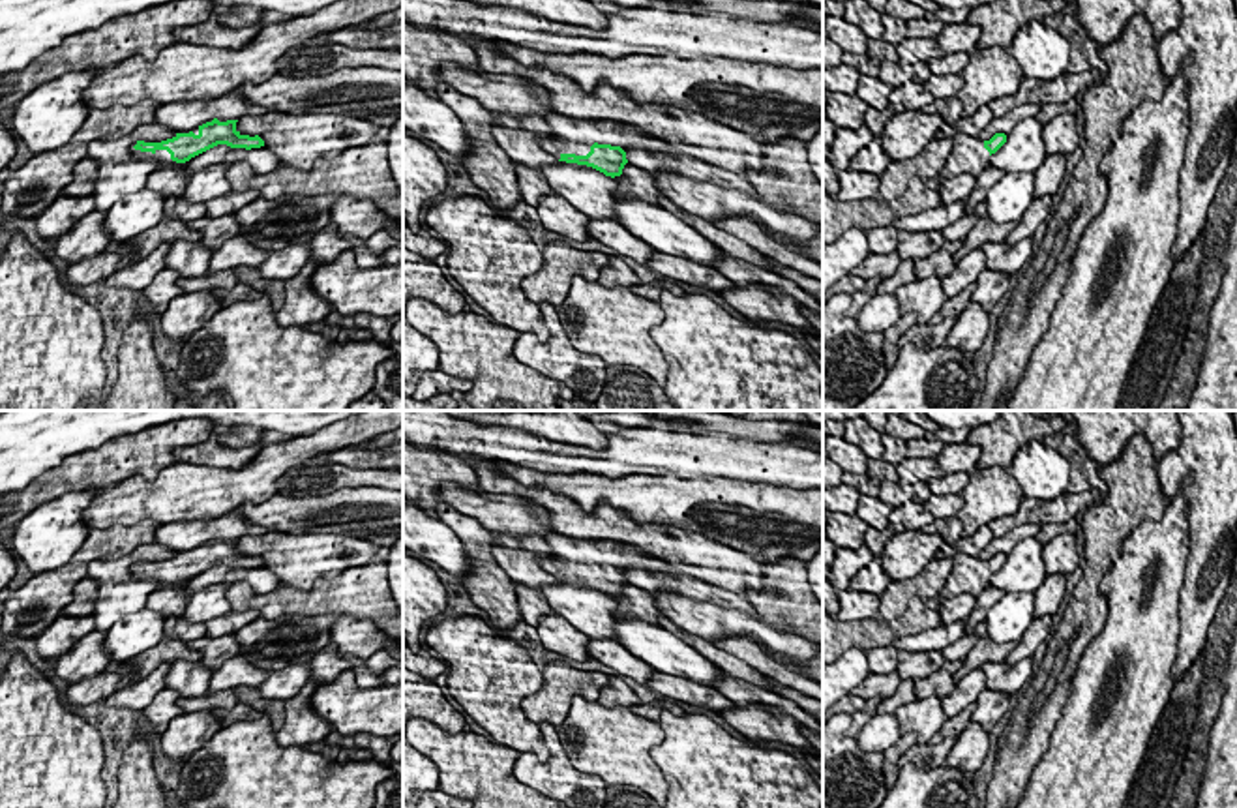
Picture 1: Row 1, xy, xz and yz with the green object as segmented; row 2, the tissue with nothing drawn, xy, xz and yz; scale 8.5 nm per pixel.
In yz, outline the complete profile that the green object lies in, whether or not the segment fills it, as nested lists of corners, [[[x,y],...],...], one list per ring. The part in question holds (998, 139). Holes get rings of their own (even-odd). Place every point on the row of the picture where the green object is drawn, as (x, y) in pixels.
[[[956,133],[952,137],[952,152],[946,157],[945,169],[948,178],[969,172],[975,178],[990,165],[990,156],[1006,142],[1005,133],[995,133],[990,141]]]

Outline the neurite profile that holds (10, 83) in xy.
[[[178,0],[135,15],[107,21],[103,26],[67,36],[43,52],[24,71],[0,75],[0,111],[17,107],[39,84],[84,69],[105,71],[141,54],[154,62],[161,49],[176,43],[174,30],[212,17],[217,4],[210,0]]]

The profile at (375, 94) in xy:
[[[343,67],[320,77],[274,75],[264,82],[244,82],[244,96],[268,112],[287,114],[347,114],[367,120],[380,127],[392,127],[403,118],[403,73],[384,67]]]

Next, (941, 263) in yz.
[[[935,251],[926,259],[917,259],[915,274],[917,279],[928,279],[931,276],[948,277],[956,270],[954,255],[948,251]]]

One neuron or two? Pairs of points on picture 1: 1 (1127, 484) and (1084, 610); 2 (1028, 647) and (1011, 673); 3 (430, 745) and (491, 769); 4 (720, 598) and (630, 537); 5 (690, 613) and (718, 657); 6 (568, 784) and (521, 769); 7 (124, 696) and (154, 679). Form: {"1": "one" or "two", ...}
{"1": "one", "2": "two", "3": "one", "4": "two", "5": "two", "6": "one", "7": "one"}

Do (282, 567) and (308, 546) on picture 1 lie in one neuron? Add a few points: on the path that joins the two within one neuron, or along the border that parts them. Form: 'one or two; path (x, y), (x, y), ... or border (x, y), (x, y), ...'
one; path (287, 561), (302, 552)

